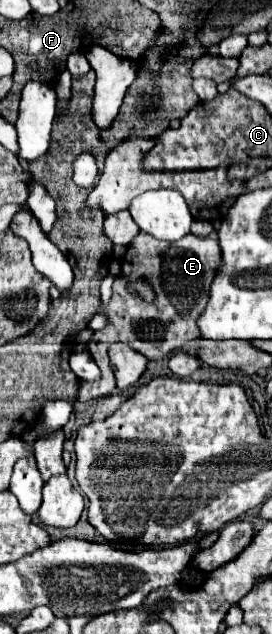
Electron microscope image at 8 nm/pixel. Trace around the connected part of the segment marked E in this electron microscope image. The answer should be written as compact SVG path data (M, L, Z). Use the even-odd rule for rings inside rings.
M141 231L129 243L121 259L121 277L115 279L113 283L113 295L107 305L99 305L97 309L107 317L107 325L95 331L87 343L87 351L101 369L101 379L93 383L87 381L79 383L77 389L79 403L99 399L115 391L115 377L111 373L109 357L107 357L107 347L111 343L115 341L127 343L147 359L157 361L183 347L187 341L199 339L199 329L195 329L195 321L207 305L207 293L215 269L219 269L219 257L221 253L215 235L195 237L193 233L189 233L175 243L167 243ZM139 279L145 279L153 287L155 305L145 303L141 295L135 293L131 285L127 285L127 281L139 281Z

